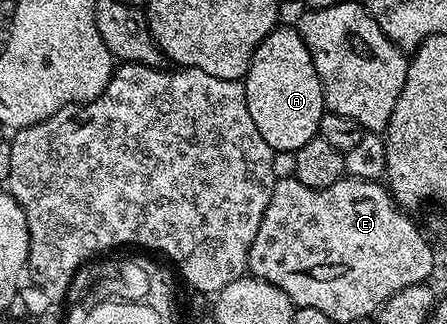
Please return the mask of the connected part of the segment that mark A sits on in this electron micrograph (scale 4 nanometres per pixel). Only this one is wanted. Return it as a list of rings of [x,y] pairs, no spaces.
[[[276,26],[274,31],[269,32],[265,41],[261,41],[261,45],[252,55],[251,67],[245,76],[245,86],[249,115],[253,117],[253,125],[257,125],[257,133],[261,133],[261,137],[265,137],[265,141],[271,146],[272,151],[294,153],[301,149],[301,145],[305,145],[310,139],[318,136],[319,122],[325,113],[325,104],[323,86],[305,41],[299,36],[298,30],[294,26],[283,26]]]

